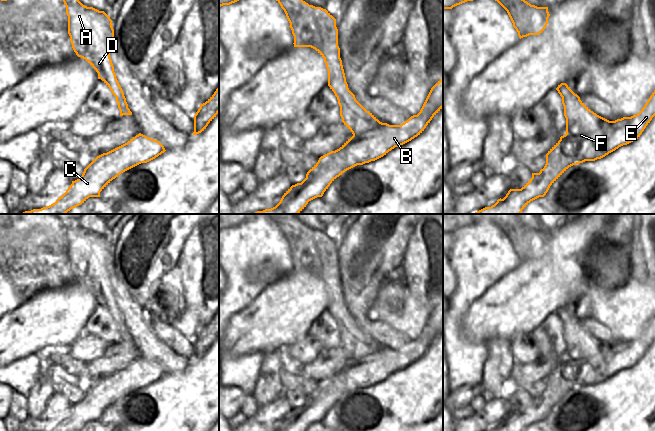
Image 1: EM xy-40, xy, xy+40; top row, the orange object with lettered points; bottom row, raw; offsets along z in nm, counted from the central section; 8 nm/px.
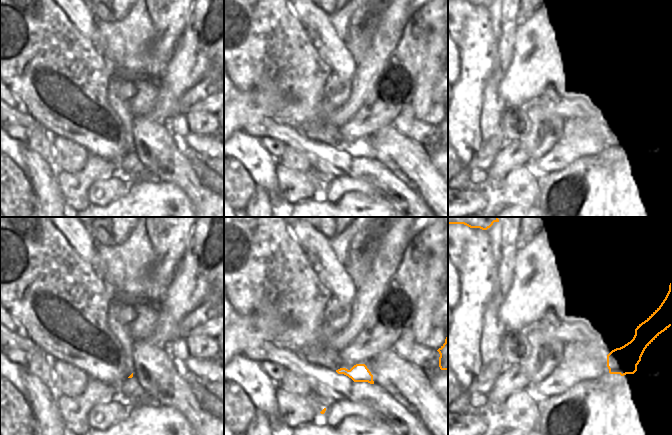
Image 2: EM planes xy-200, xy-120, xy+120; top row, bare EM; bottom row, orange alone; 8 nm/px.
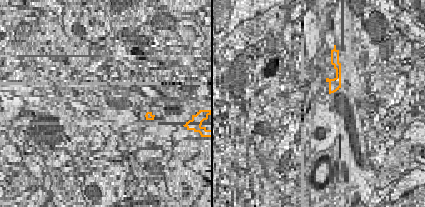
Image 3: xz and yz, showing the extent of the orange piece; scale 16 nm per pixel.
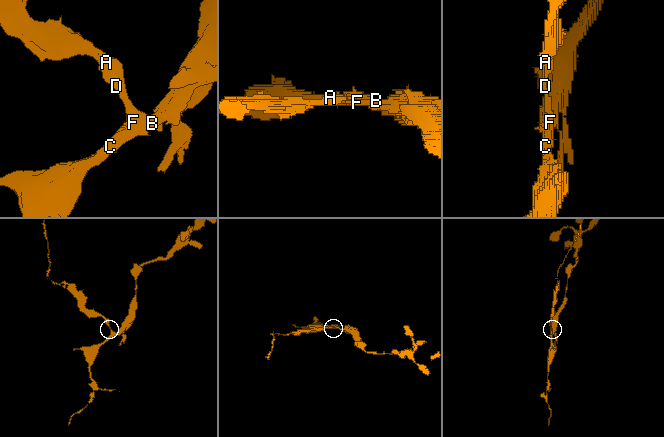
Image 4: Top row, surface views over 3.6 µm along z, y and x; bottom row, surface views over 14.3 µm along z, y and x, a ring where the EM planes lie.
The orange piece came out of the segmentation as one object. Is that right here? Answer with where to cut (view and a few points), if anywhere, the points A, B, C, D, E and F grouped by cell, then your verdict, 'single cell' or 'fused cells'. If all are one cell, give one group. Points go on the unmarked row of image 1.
cut xy (349, 314), (337, 321); groups A D / B C E F; fused cells

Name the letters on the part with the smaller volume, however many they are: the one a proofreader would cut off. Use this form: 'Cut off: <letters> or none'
Cut off: A, D

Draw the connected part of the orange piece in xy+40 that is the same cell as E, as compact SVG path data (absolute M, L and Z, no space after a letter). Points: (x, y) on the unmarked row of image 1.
M655 314L642 332L642 334L631 341L623 341L615 345L609 345L591 335L573 315L562 321L564 340L566 342L566 358L546 378L546 388L539 397L532 397L532 402L521 413L510 413L503 423L498 423L491 431L526 431L531 425L544 421L550 410L571 390L585 385L595 385L615 375L623 369L627 369L640 361L646 350L655 340Z

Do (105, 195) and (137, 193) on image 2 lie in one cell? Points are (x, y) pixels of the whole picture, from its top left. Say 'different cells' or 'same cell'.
different cells

